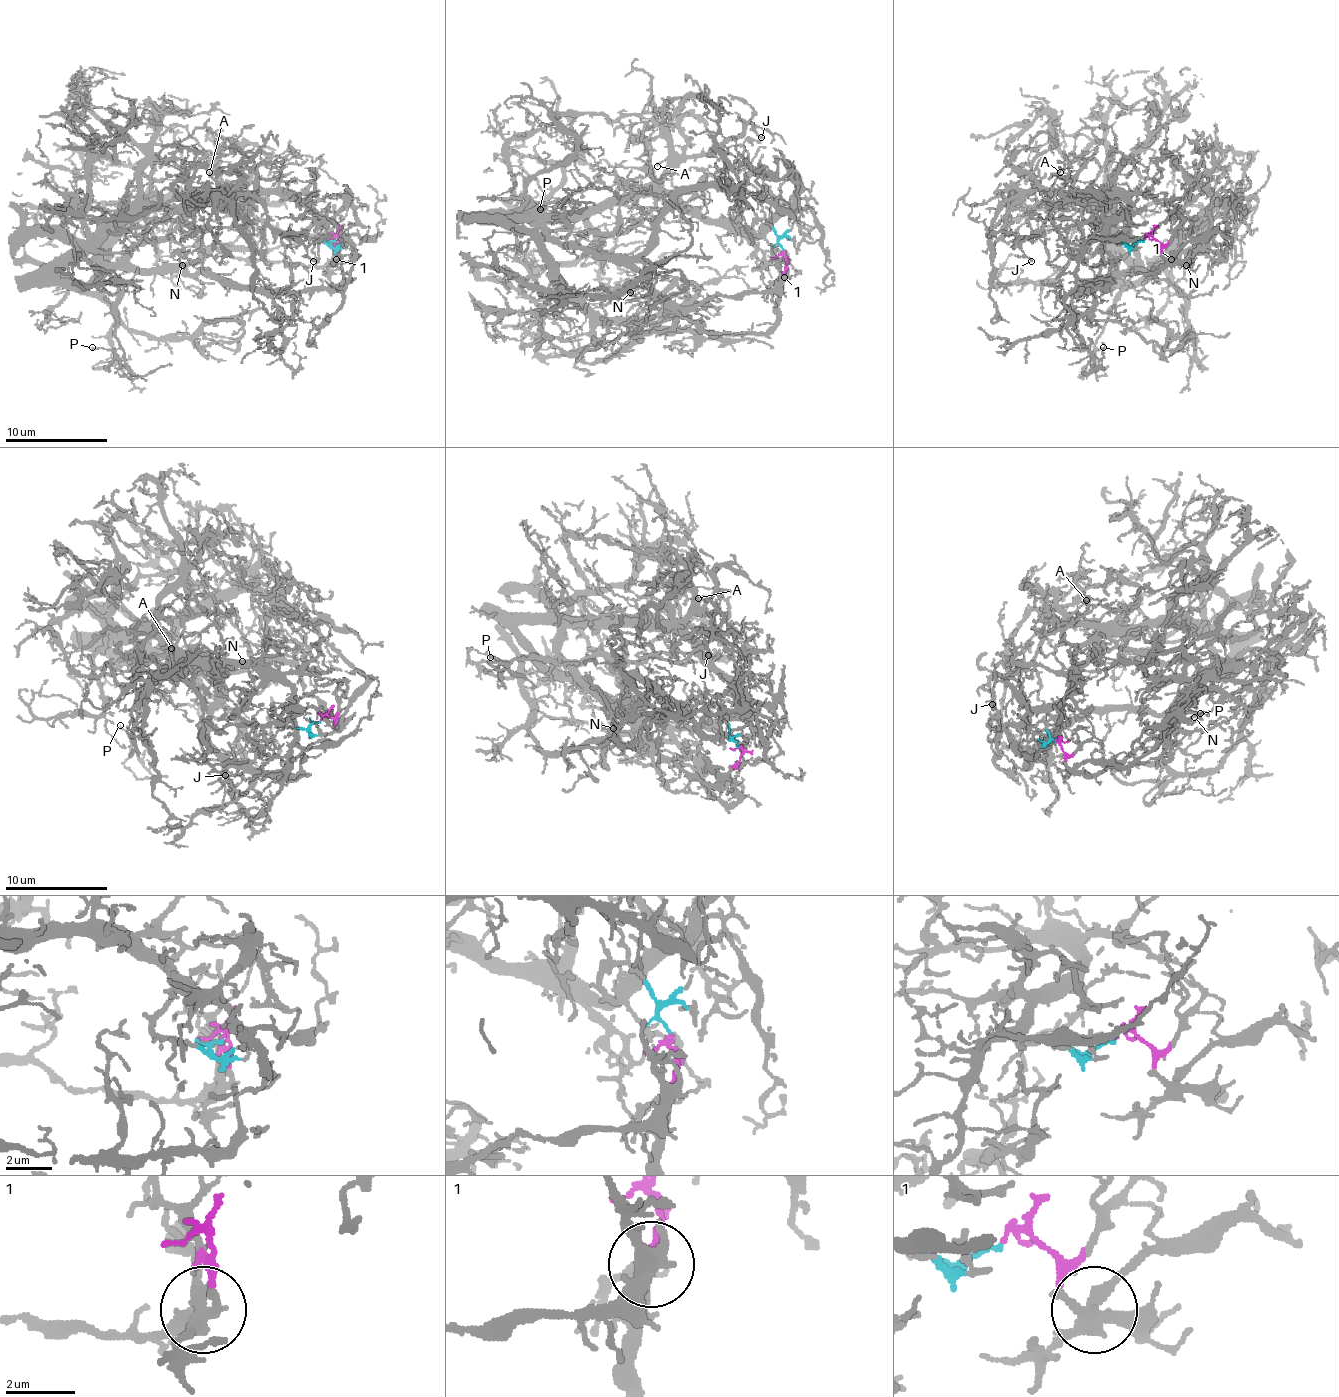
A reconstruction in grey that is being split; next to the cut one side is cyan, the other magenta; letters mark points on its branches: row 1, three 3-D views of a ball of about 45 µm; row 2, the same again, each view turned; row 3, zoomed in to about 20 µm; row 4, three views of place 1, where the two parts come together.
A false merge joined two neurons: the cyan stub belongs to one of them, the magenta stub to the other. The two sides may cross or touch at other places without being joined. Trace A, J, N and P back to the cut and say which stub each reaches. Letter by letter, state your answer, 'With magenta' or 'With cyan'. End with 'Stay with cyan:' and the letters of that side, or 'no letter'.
A: With cyan
J: With cyan
N: With magenta
P: With magenta
Stay with cyan: A, J

